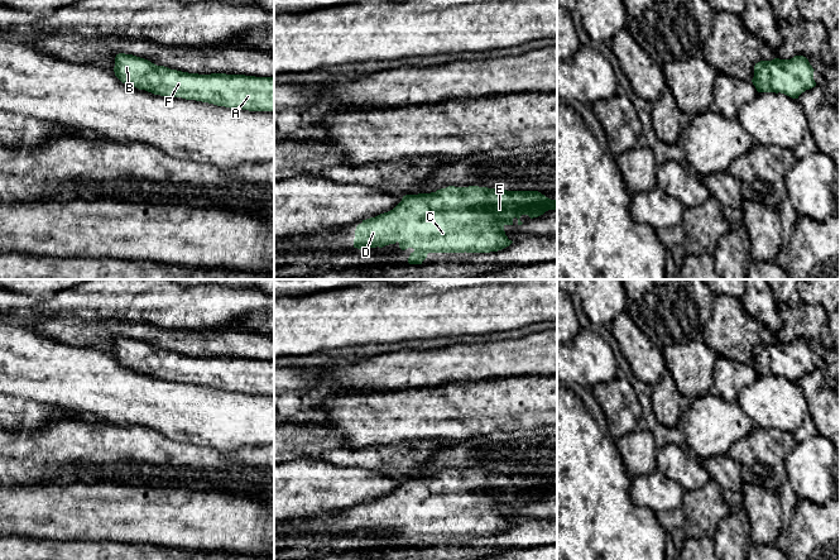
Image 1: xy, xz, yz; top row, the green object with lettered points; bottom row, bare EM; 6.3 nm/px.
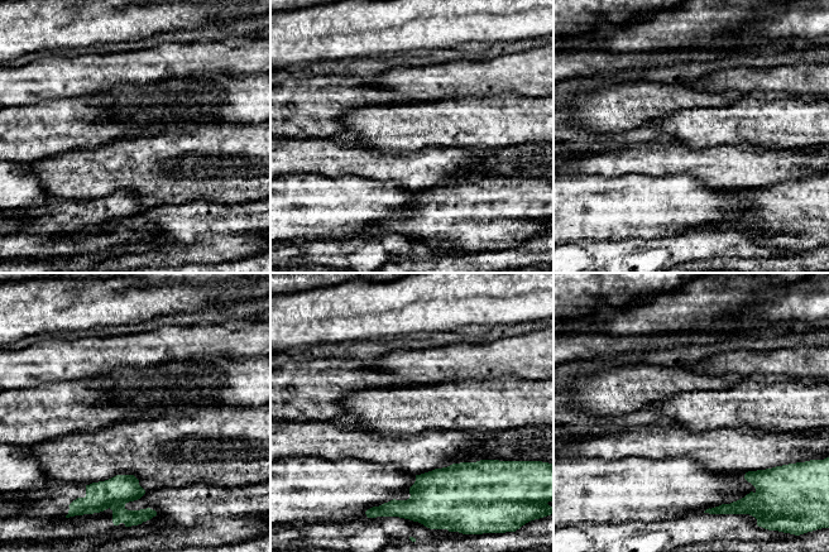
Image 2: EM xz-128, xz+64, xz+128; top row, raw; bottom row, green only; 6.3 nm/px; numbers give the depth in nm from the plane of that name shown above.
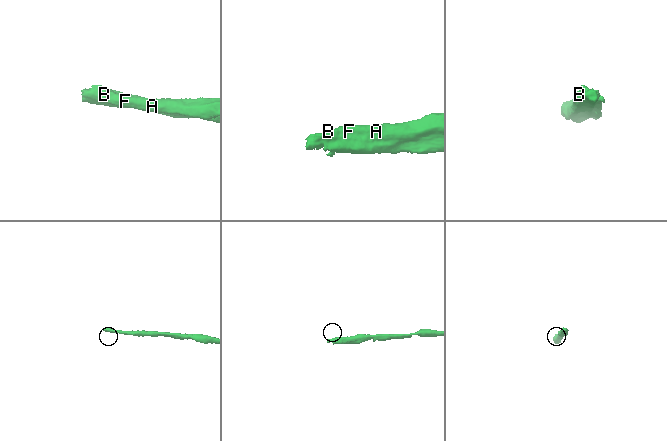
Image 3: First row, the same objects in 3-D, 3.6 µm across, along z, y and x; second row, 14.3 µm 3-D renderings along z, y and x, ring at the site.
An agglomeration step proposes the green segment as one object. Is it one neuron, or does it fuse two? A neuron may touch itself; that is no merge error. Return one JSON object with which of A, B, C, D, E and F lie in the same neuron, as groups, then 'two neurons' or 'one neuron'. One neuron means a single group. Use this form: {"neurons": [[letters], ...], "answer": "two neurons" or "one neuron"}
{"neurons": [["A", "B", "C", "D", "E", "F"]], "answer": "one neuron"}

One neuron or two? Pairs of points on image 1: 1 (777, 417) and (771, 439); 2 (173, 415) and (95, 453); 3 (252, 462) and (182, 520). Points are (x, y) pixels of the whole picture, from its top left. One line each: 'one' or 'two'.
1: two
2: two
3: two

